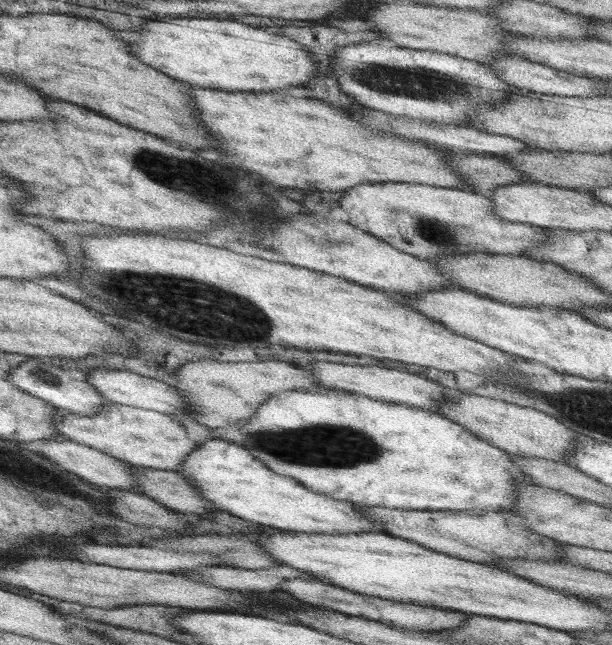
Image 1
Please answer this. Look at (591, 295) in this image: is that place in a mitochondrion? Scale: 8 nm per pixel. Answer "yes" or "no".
no

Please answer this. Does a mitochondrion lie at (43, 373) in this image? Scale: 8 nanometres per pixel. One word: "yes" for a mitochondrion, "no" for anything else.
yes

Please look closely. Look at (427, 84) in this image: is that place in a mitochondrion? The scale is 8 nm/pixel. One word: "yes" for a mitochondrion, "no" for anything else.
yes

